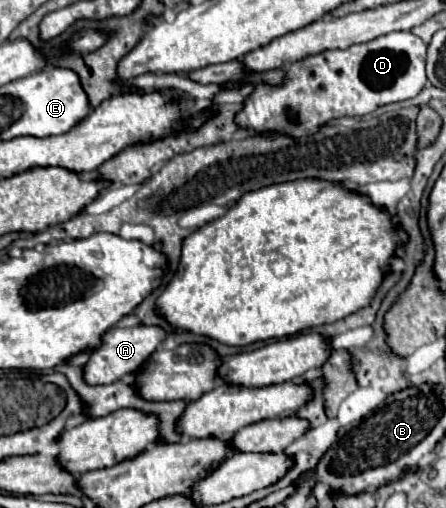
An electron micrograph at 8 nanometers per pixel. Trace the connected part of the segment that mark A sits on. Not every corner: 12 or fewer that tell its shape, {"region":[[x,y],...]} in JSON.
{"region":[[159,327],[109,329],[83,367],[87,385],[141,369],[165,339]]}

